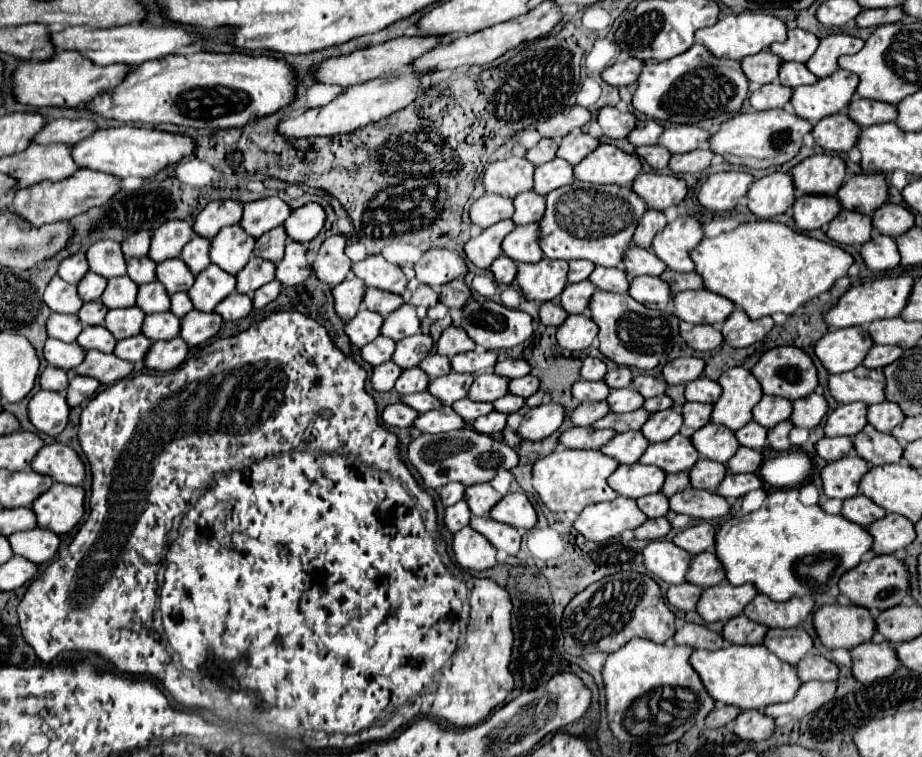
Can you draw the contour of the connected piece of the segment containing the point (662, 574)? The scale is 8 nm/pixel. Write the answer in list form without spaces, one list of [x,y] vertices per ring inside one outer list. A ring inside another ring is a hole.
[[[651,541],[643,549],[645,567],[669,585],[679,585],[685,581],[687,565],[691,563],[691,553],[683,553],[671,541]]]

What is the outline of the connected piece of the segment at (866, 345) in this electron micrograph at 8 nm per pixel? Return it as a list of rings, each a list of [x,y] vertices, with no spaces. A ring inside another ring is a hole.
[[[863,327],[831,329],[815,343],[815,355],[829,373],[845,373],[861,365],[873,345]]]

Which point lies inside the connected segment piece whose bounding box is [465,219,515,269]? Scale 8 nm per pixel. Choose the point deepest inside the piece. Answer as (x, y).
(483, 250)

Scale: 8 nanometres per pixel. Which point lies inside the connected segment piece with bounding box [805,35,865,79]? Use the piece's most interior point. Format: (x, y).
(824, 61)

